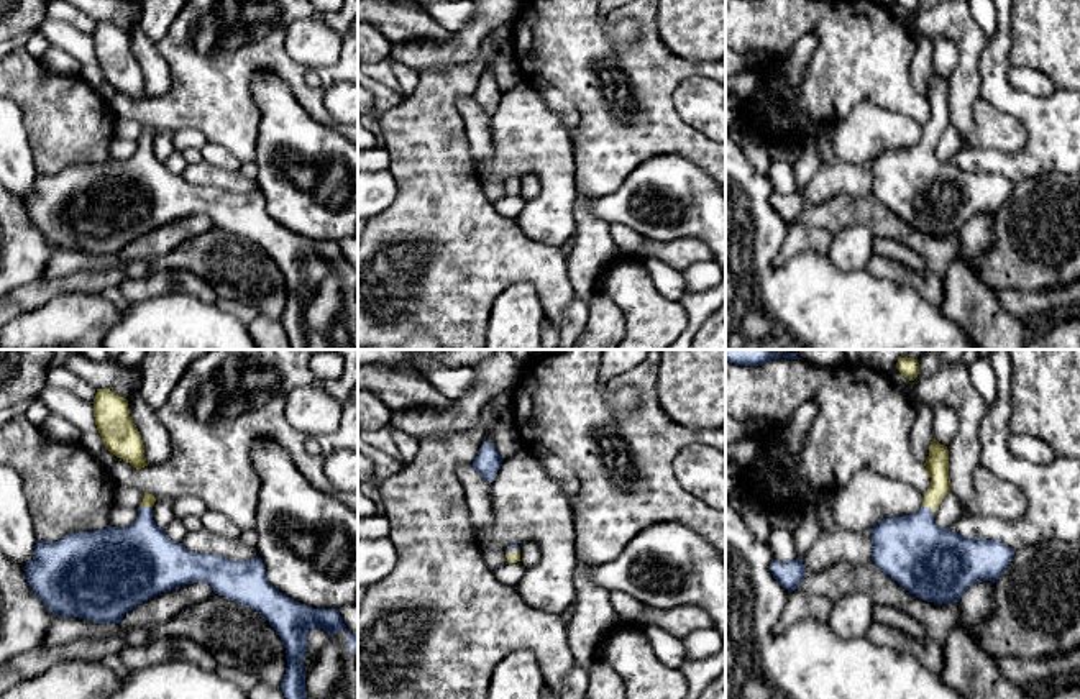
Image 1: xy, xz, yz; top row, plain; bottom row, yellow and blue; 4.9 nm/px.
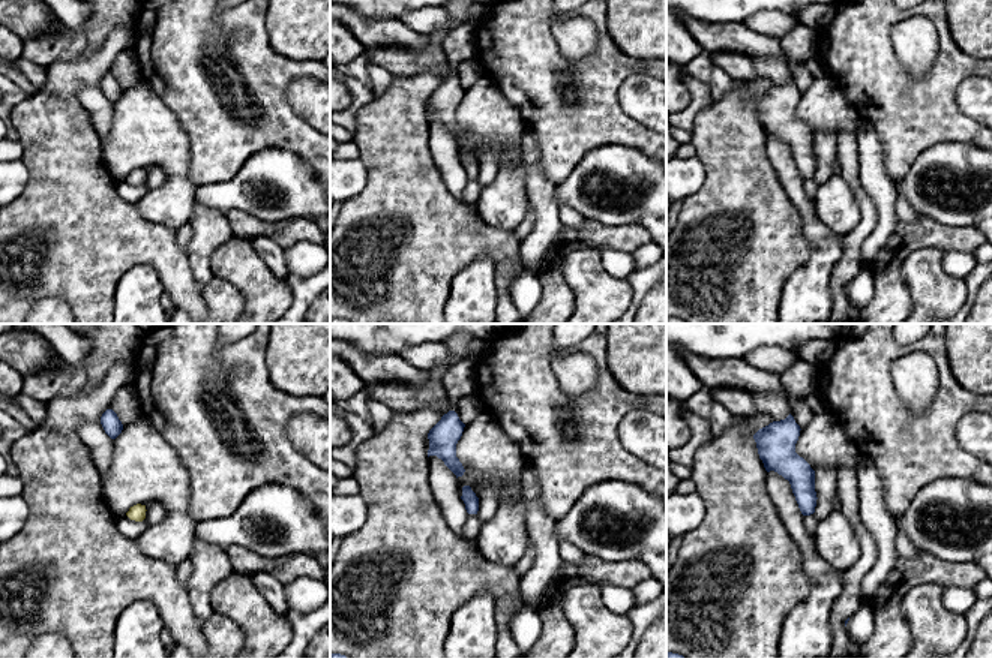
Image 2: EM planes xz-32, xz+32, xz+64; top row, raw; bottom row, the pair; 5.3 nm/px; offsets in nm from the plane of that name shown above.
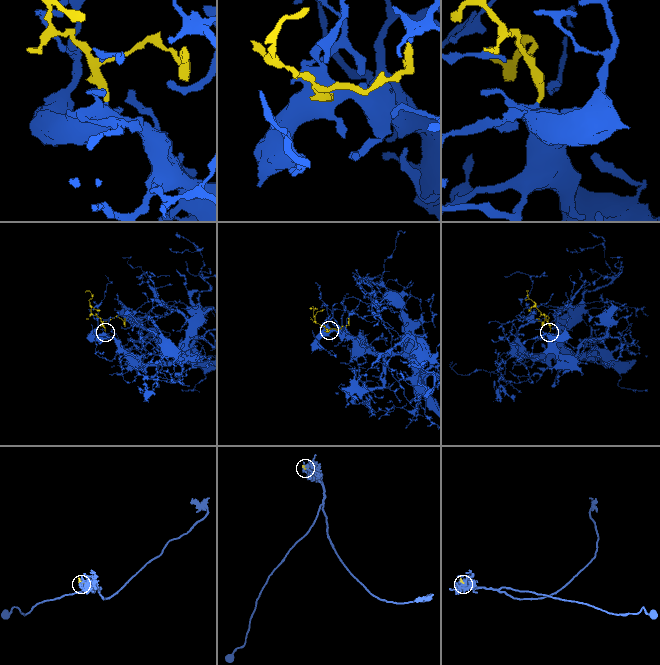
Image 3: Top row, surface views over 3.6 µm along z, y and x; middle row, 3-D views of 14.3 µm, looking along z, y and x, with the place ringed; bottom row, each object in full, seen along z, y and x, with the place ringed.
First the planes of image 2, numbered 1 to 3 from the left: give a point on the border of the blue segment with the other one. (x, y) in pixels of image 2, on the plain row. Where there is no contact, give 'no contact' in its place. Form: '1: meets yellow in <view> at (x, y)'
1: no contact
2: no contact
3: no contact

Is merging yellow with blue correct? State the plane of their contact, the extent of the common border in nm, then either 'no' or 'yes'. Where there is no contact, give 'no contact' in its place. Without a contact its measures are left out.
yz | 70 nm | yes

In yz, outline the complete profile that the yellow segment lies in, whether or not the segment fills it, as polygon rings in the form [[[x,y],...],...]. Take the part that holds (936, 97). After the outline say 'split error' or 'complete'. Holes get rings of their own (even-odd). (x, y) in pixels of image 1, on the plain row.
[[[934,71],[924,98],[931,118],[922,139],[916,146],[883,151],[870,161],[872,194],[922,233],[959,235],[973,215],[998,215],[1014,184],[996,172],[940,161],[934,144],[950,125],[947,79]]]; split error

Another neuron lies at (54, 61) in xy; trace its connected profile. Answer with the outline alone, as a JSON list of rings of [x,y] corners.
[[[53,46],[39,57],[39,64],[53,75],[80,74],[80,64],[69,53]]]

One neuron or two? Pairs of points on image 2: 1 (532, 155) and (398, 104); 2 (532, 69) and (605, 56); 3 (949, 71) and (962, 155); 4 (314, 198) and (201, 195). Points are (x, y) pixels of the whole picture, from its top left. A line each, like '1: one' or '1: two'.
1: two
2: one
3: two
4: one

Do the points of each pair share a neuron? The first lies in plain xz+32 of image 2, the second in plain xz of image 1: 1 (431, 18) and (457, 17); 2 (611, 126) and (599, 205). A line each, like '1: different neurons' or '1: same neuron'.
1: same neuron
2: different neurons

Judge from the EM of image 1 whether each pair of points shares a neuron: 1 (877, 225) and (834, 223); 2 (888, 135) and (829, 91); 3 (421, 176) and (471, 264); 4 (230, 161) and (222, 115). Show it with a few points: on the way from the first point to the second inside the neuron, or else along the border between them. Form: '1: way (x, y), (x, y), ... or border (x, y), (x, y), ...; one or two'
1: way (867, 217), (844, 217); one
2: border (892, 110), (860, 102), (832, 127); two
3: way (439, 197), (440, 233), (450, 243); one
4: border (207, 141), (222, 145), (240, 163); two

